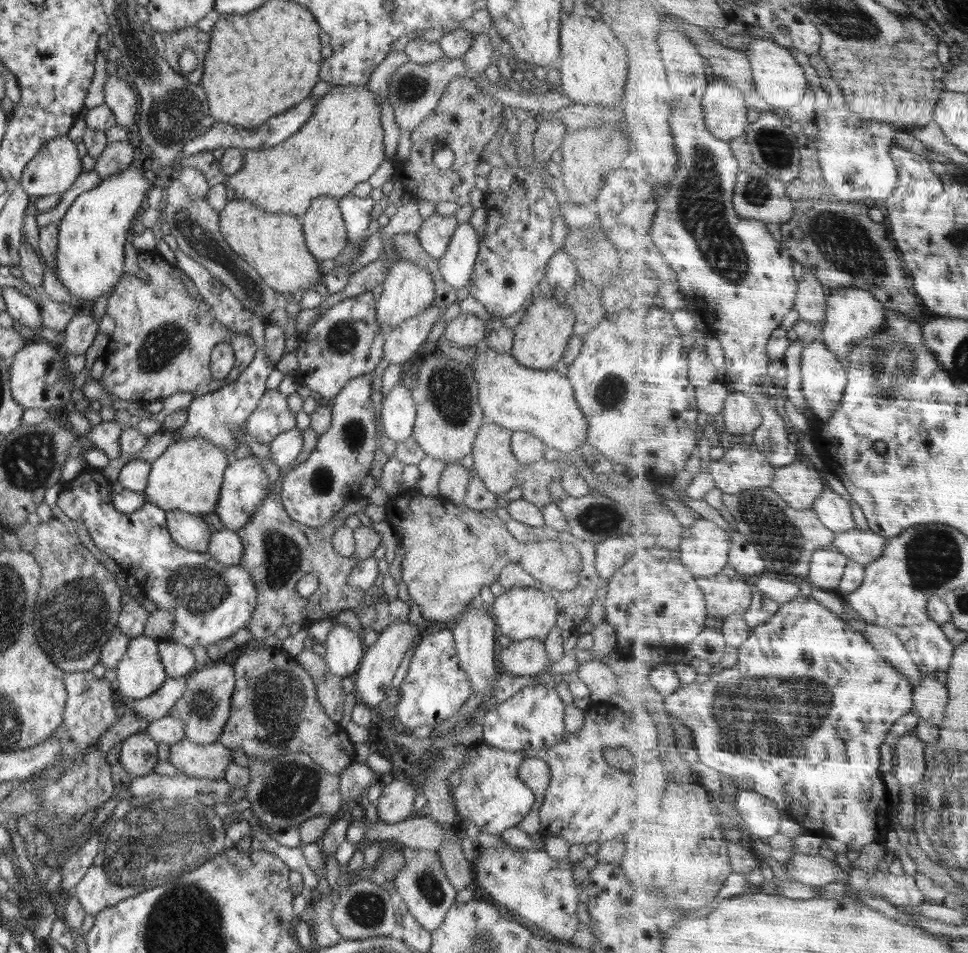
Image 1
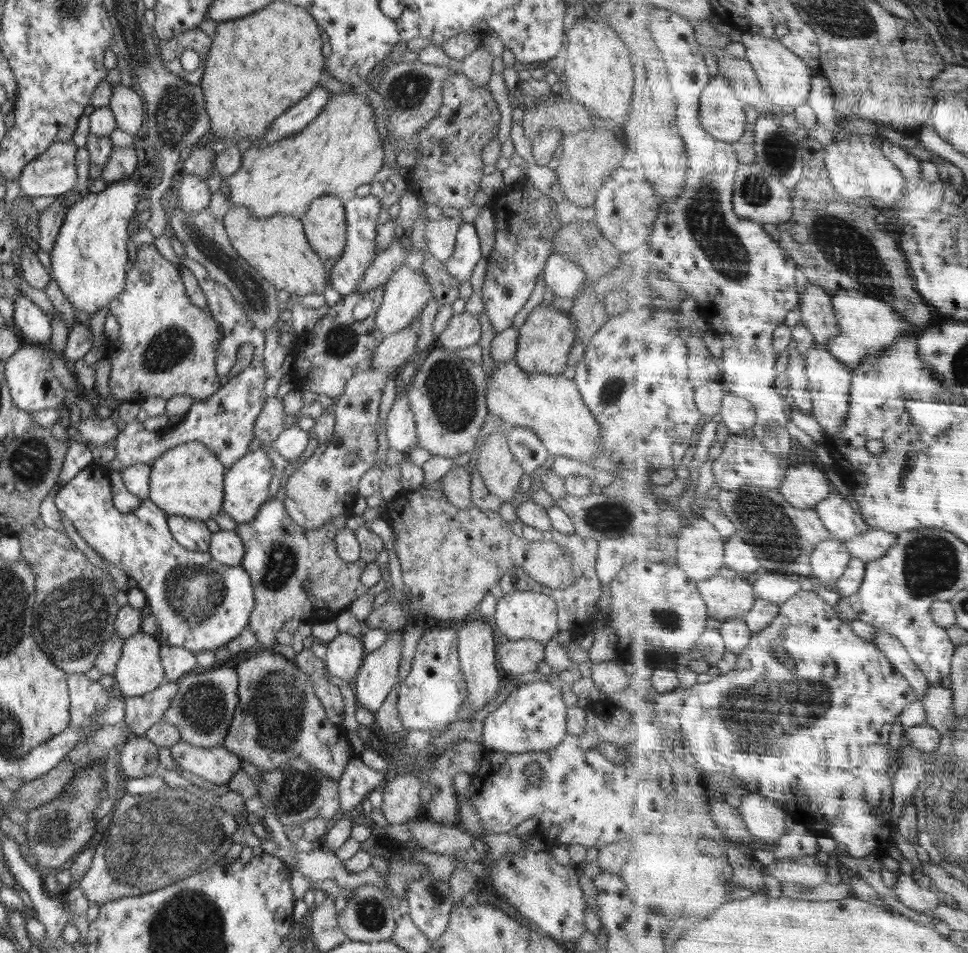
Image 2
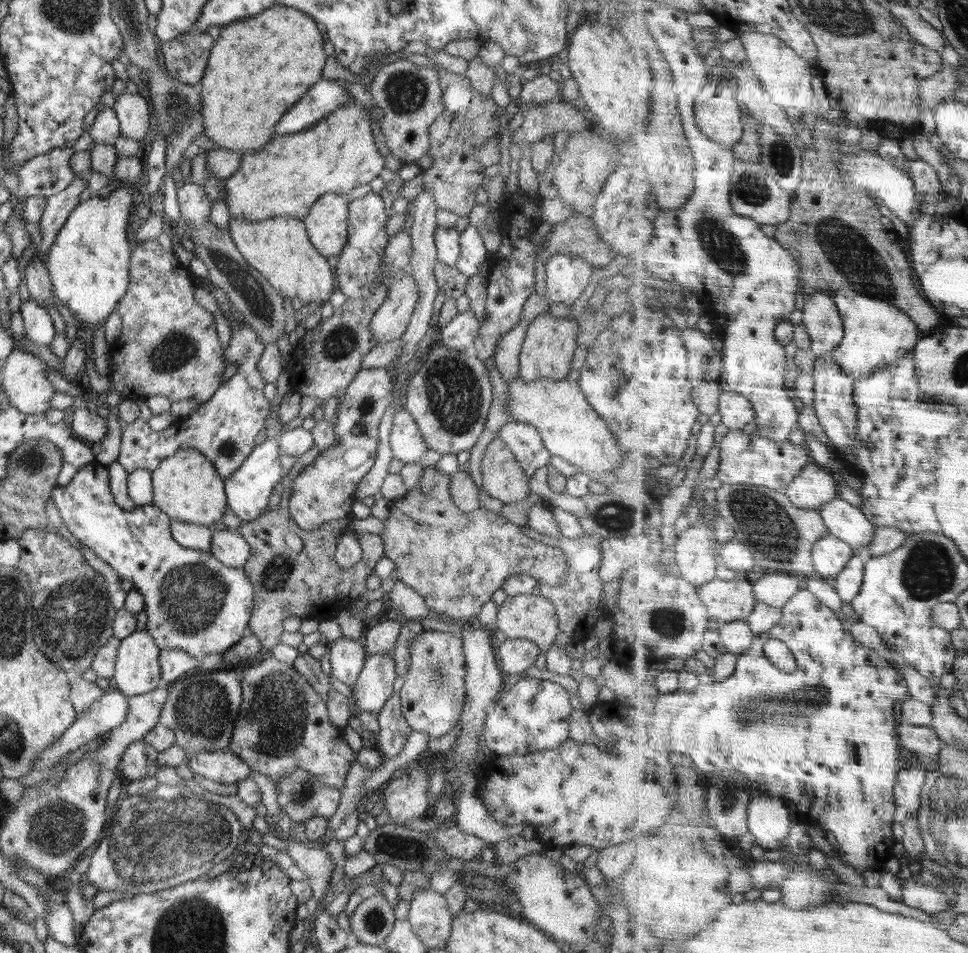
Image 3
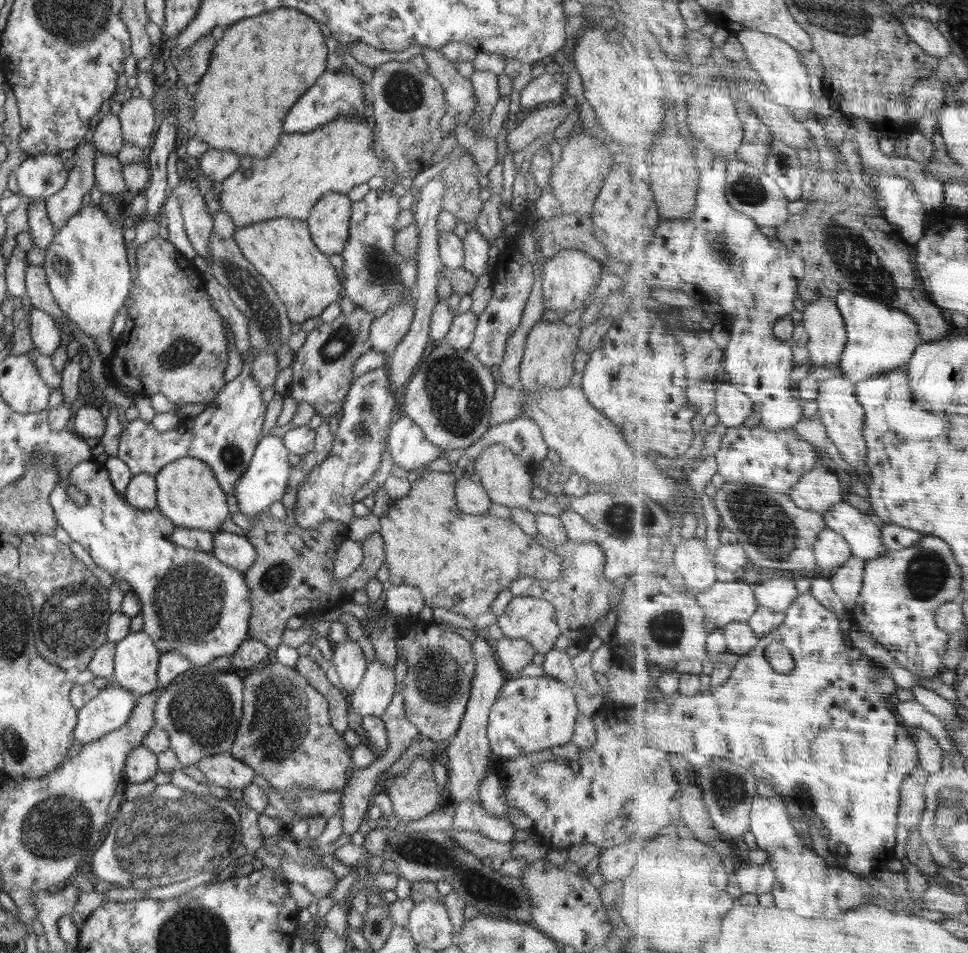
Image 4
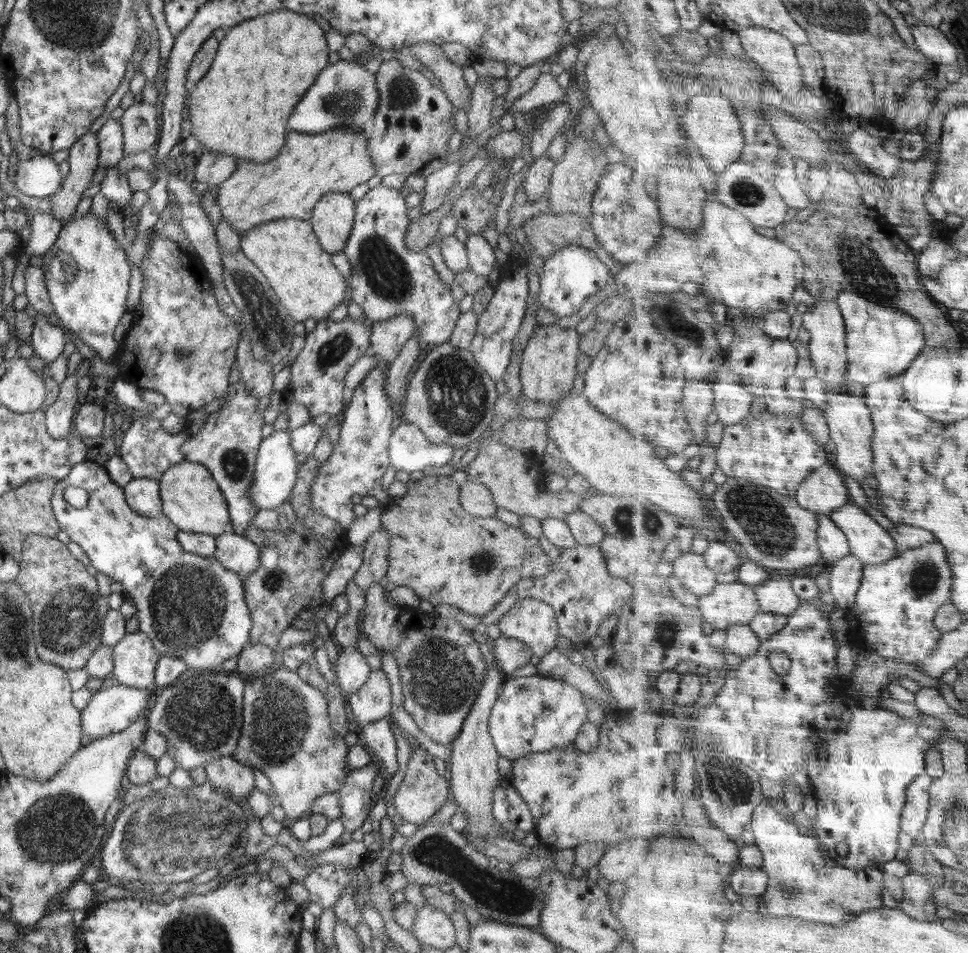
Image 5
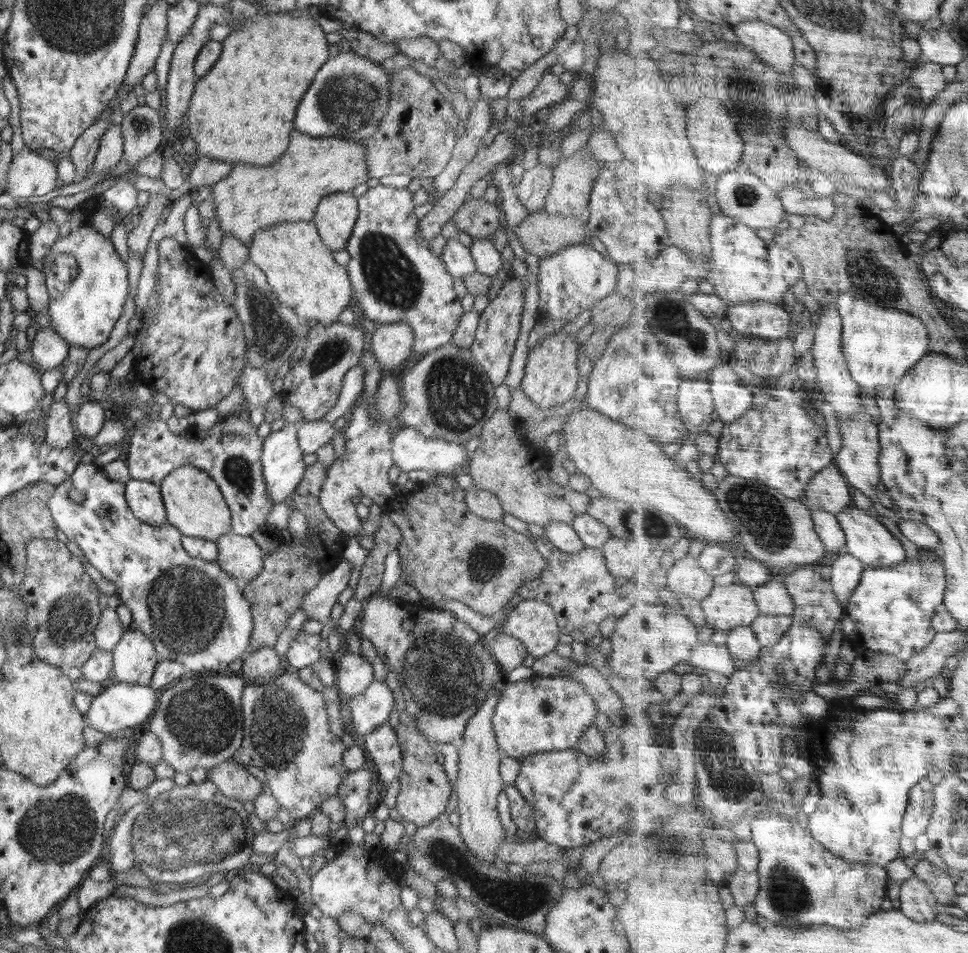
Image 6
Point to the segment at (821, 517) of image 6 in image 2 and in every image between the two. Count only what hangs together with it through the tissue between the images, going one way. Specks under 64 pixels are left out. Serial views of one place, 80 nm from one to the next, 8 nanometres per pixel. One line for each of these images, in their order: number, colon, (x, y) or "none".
2: (831, 559)
3: (832, 555)
4: (833, 550)
5: (834, 543)

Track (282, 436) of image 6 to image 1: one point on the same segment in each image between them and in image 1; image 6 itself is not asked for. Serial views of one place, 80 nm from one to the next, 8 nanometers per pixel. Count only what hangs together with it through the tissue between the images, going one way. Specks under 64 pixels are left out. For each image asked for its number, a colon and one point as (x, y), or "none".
1: (245, 484)
2: (246, 485)
3: (248, 490)
4: (264, 483)
5: (276, 470)

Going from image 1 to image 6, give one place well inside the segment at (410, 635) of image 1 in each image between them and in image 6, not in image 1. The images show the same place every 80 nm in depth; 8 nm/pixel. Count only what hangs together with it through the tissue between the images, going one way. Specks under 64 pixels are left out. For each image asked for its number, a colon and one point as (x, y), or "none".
2: (379, 671)
3: (373, 687)
4: (371, 697)
5: (373, 701)
6: (371, 708)

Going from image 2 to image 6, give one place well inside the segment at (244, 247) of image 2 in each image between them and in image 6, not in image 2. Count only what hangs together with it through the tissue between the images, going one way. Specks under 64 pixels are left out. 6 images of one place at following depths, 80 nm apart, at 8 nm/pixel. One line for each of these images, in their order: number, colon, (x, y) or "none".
3: (279, 248)
4: (282, 250)
5: (300, 272)
6: (299, 267)

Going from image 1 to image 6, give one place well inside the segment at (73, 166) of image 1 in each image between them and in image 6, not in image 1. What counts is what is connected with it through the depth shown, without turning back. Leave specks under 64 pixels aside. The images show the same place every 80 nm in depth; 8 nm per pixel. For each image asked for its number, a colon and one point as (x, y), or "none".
2: (52, 173)
3: (47, 174)
4: (39, 176)
5: (39, 176)
6: (29, 174)

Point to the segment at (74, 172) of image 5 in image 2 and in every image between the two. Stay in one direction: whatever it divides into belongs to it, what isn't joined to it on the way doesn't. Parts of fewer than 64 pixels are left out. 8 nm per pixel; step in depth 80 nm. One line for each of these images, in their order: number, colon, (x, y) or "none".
2: (52, 218)
3: (58, 207)
4: (61, 206)

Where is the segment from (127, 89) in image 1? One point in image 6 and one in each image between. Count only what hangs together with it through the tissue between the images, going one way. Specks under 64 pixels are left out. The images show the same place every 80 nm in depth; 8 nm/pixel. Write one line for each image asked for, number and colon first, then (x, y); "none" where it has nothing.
2: (126, 103)
3: (133, 111)
4: (137, 120)
5: (139, 122)
6: (142, 131)

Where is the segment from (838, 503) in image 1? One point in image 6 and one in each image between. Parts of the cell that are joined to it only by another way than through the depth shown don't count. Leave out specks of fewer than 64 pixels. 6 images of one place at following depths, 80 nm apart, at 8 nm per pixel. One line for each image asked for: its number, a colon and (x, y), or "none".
2: (842, 519)
3: (849, 522)
4: (865, 534)
5: (872, 543)
6: (868, 539)

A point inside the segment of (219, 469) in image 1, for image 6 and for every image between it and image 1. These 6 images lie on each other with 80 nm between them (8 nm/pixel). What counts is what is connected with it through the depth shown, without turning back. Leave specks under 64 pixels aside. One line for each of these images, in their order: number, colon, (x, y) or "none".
2: (187, 480)
3: (187, 488)
4: (188, 494)
5: (191, 499)
6: (193, 502)

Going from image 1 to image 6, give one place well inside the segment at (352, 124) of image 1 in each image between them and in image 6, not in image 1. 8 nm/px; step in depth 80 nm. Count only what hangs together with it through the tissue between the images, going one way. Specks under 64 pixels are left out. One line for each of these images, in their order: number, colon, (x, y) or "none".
2: (340, 149)
3: (337, 154)
4: (339, 155)
5: (289, 186)
6: (249, 198)

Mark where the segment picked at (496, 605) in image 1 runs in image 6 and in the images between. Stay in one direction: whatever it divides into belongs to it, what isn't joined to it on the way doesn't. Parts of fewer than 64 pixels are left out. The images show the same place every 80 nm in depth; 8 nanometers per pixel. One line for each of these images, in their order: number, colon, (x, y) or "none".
2: (519, 615)
3: (530, 617)
4: (532, 619)
5: (532, 621)
6: (533, 622)

